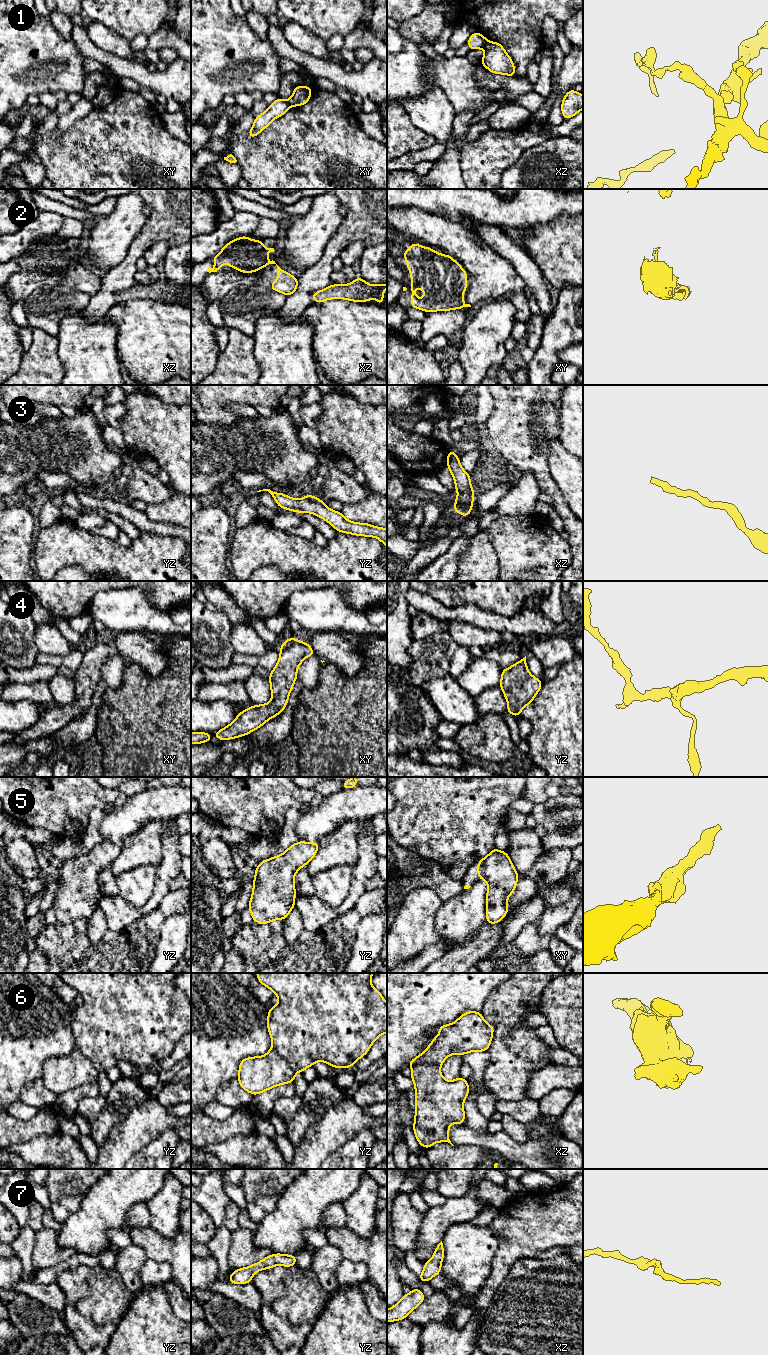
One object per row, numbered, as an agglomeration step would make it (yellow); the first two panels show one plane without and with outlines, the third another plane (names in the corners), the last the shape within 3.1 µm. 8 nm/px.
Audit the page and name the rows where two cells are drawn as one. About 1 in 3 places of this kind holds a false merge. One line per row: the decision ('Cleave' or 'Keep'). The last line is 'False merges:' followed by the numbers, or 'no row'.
1: Cleave
2: Cleave
3: Keep
4: Keep
5: Keep
6: Cleave
7: Keep
False merges: 1, 2, 6

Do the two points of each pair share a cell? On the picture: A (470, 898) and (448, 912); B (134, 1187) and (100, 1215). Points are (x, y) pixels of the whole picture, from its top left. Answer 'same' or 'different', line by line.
A: same
B: same

